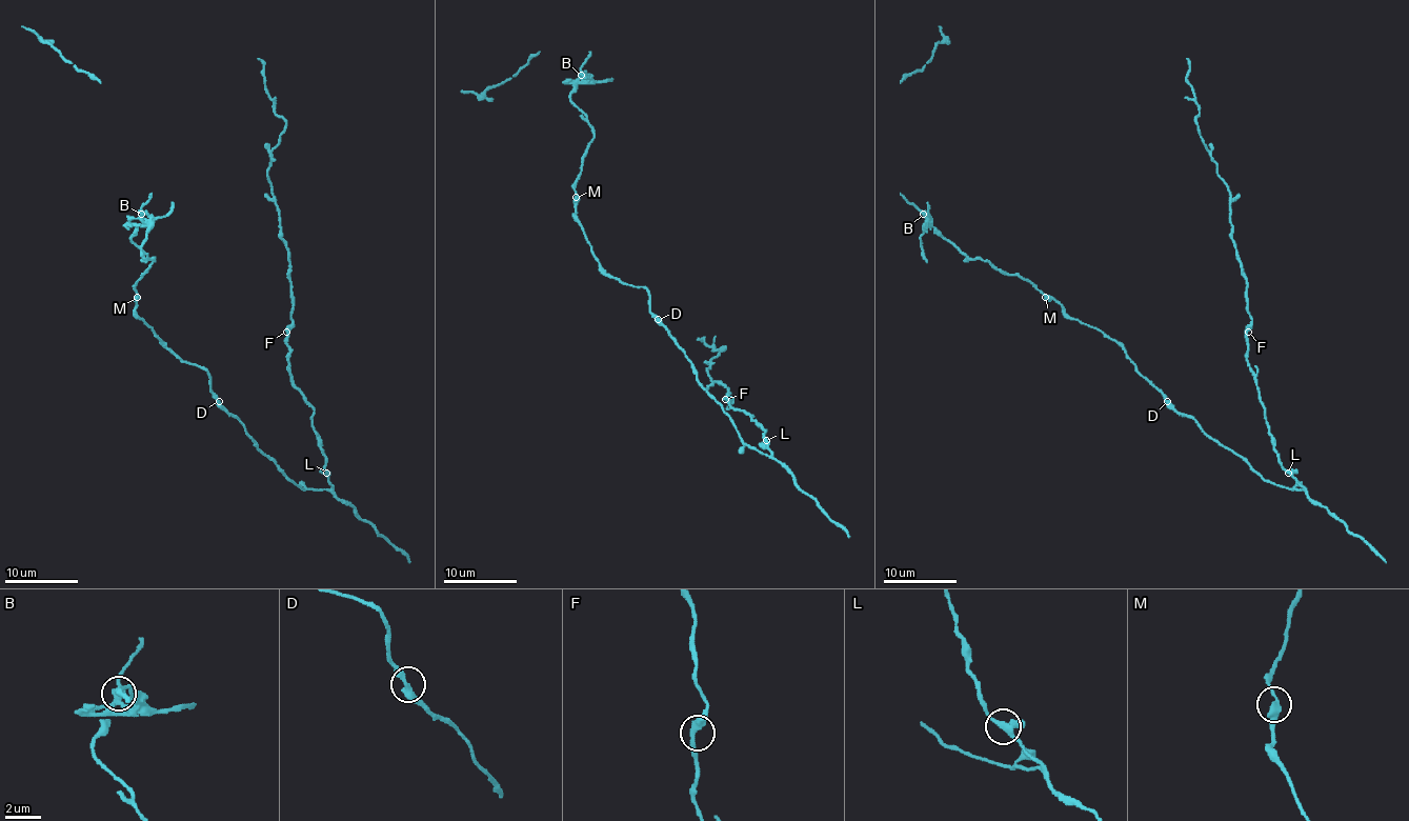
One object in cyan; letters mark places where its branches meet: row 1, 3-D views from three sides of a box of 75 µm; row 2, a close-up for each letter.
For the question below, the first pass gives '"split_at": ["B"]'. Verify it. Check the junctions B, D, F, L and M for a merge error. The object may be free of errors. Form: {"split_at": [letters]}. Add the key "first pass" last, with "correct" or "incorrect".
{"split_at": ["B"], "first pass": "correct"}

